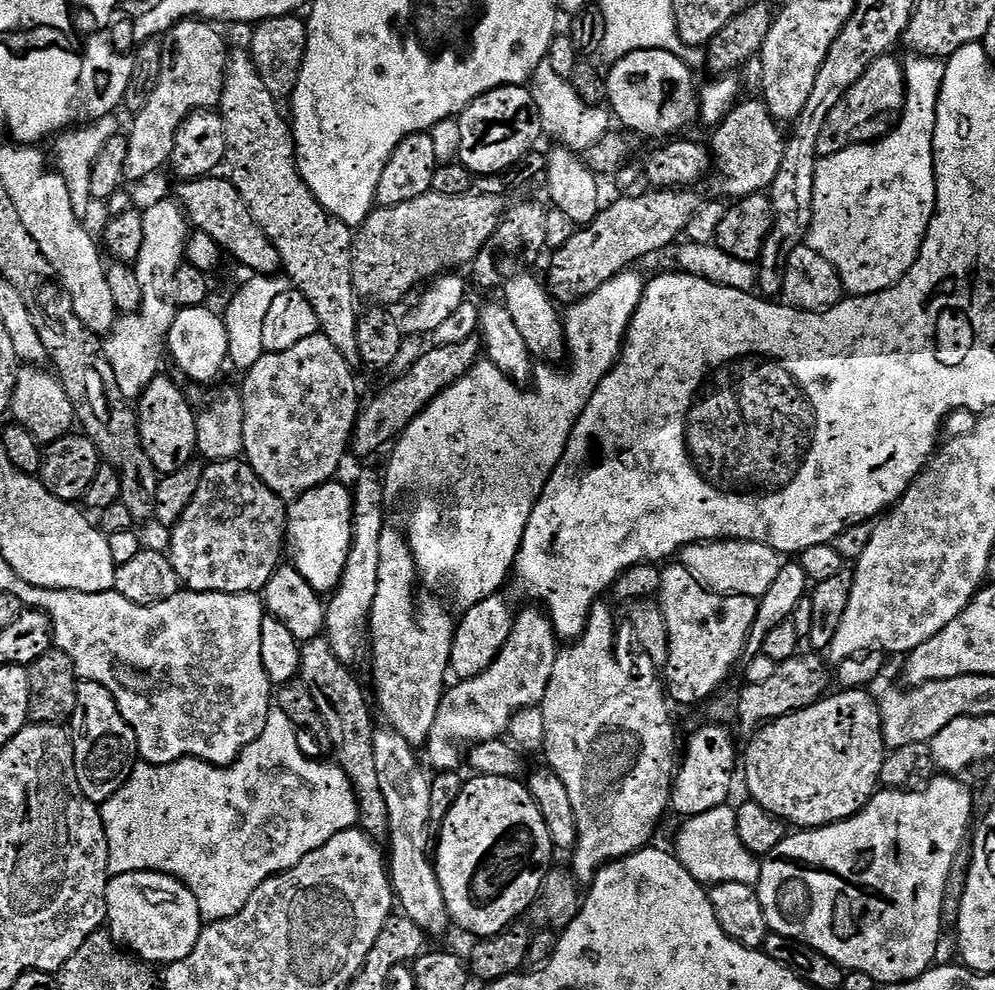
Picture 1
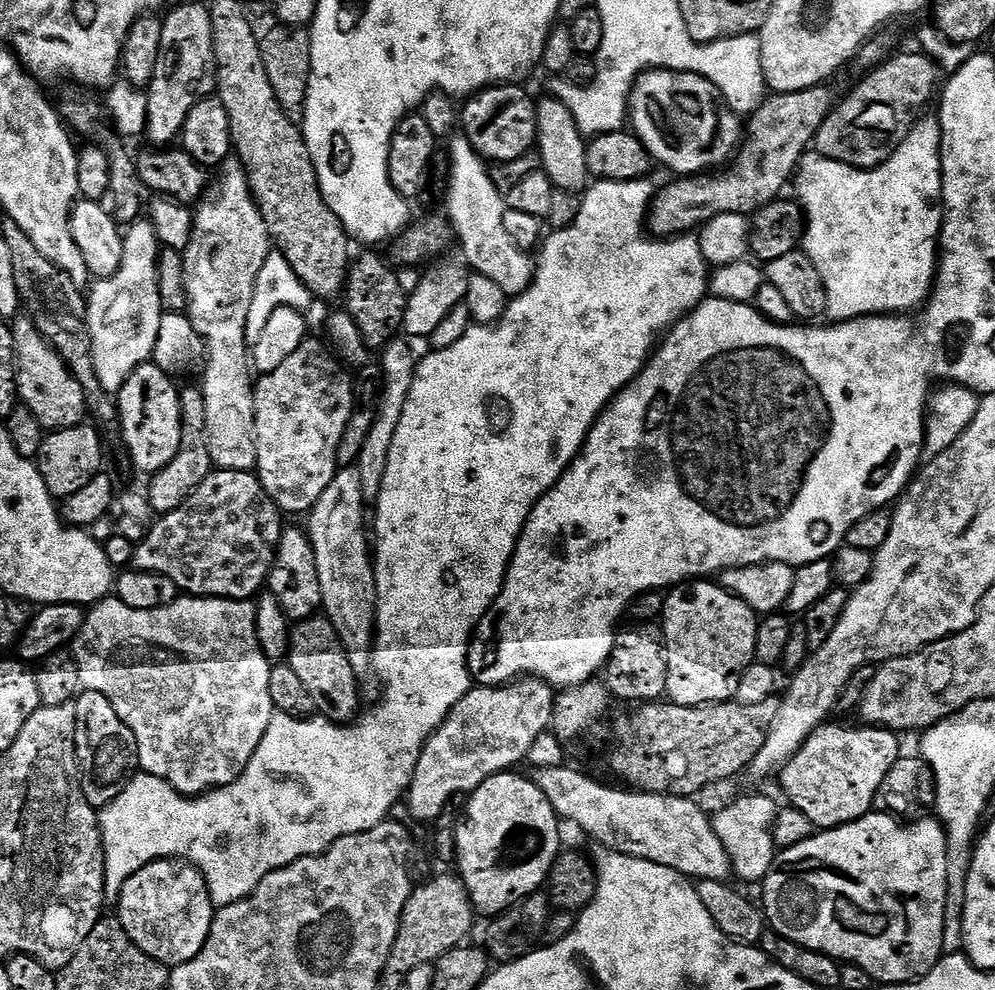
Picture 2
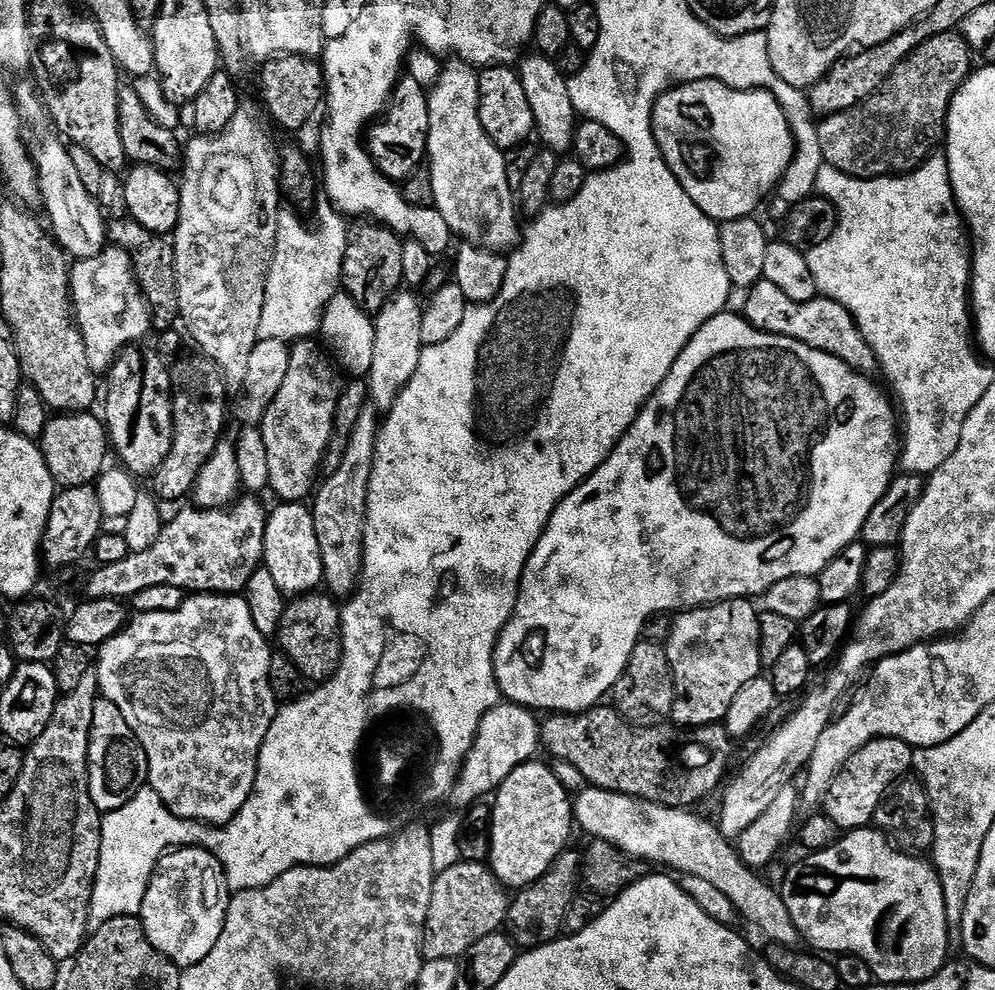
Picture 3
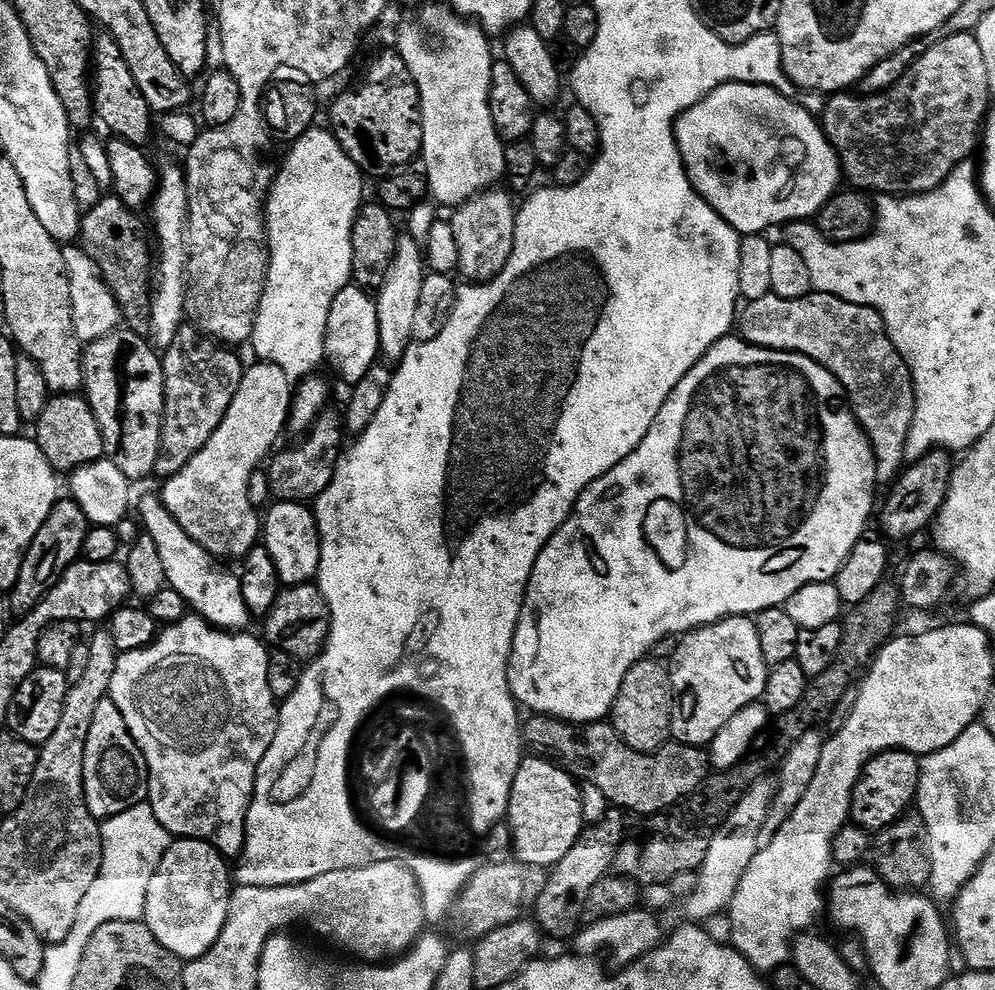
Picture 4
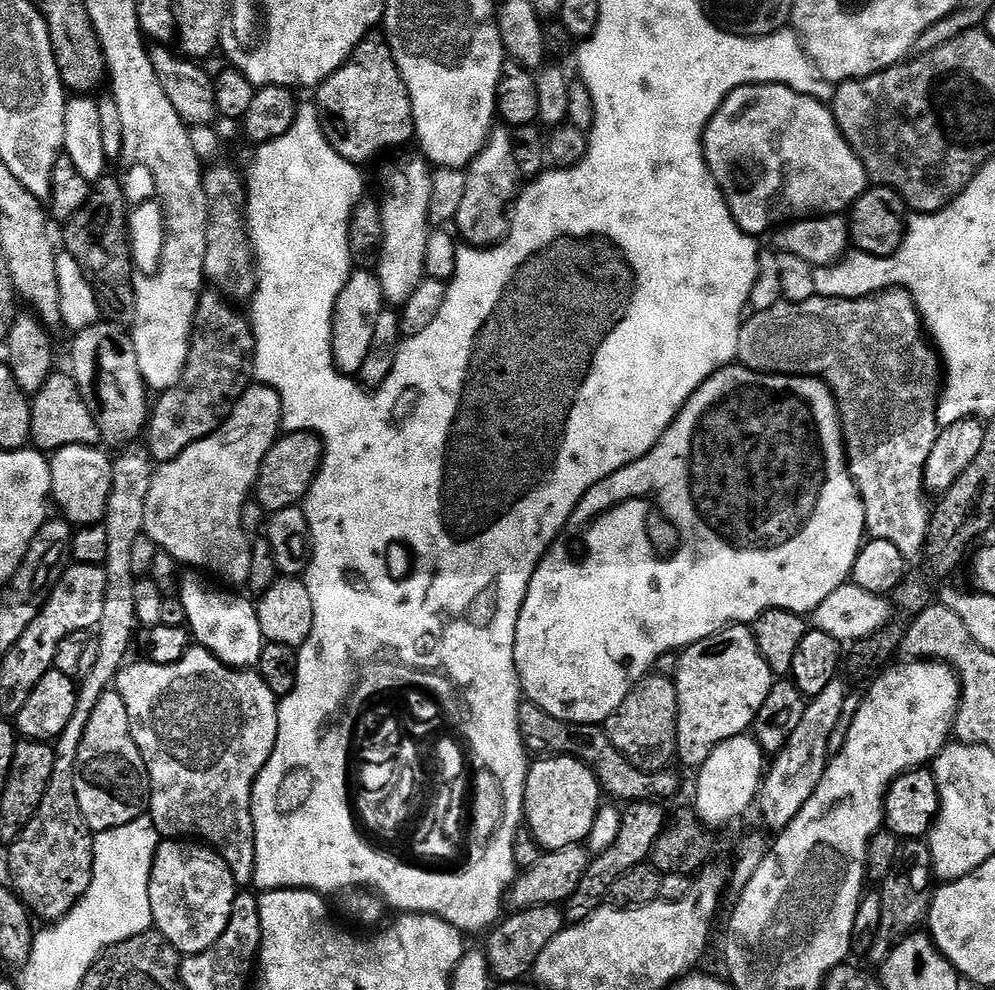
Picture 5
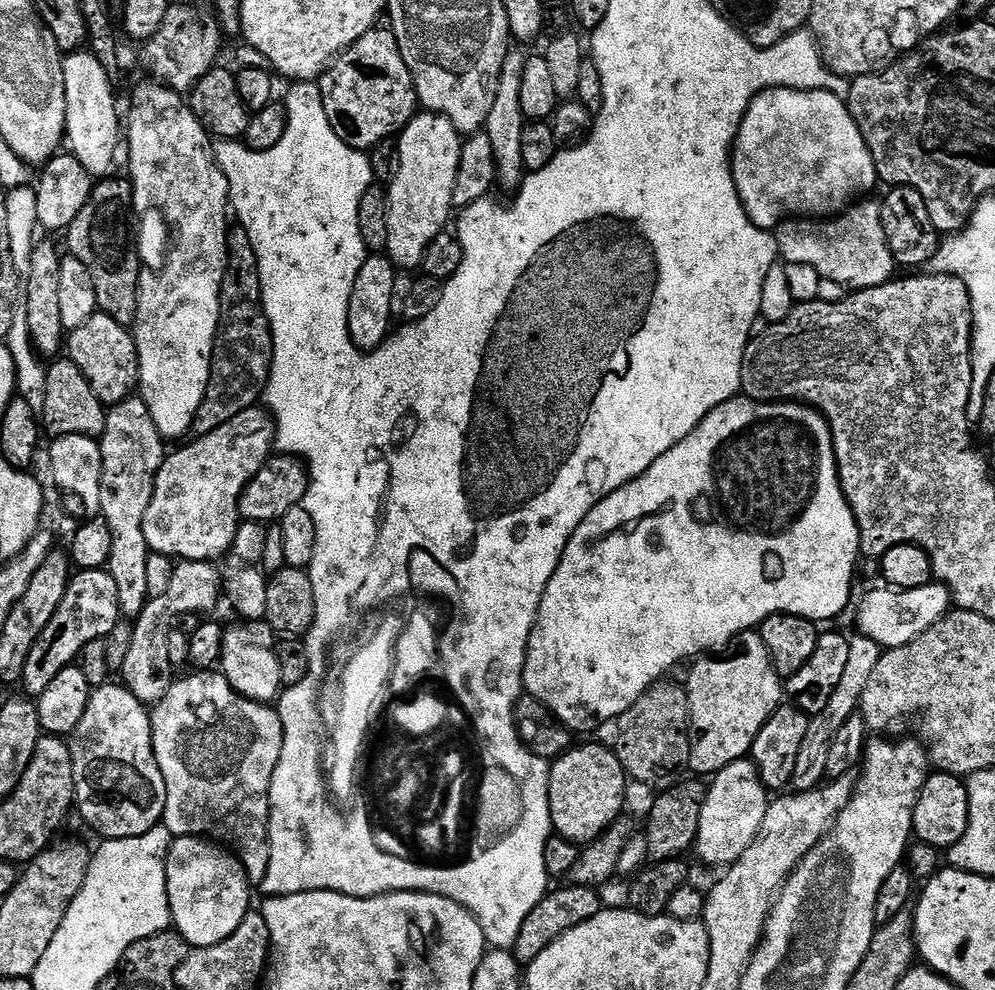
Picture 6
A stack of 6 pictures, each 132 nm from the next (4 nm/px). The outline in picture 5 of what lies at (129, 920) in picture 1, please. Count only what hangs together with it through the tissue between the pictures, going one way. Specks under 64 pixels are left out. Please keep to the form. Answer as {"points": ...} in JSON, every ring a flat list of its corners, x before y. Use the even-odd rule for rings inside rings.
{"points":[[172,838,165,839,161,843,156,851,156,861,152,863,152,877,148,883,146,903,152,911,155,931,166,937,175,946,177,952,184,956,196,956,199,952,204,952,210,946,214,946,218,938,222,938,232,917,232,907,238,895,238,885,235,874,220,855,213,854,204,846,187,848,184,844,187,843,177,842]]}

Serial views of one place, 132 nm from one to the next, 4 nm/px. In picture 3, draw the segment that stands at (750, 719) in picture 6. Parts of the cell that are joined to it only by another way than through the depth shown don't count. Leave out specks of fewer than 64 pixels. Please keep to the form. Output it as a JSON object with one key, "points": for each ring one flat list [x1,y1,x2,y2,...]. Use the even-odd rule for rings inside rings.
{"points":[[748,598,719,600,702,608,689,608,673,619,676,621,666,639,676,683,676,701,670,713,673,725,691,730,727,721,730,702,738,698,738,690,761,675,760,617,752,604]]}

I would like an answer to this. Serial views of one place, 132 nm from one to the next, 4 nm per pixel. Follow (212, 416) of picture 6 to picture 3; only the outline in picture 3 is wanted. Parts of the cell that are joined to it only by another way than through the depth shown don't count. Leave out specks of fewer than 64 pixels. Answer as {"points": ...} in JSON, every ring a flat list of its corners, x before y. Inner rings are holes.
{"points":[[195,354,189,360,177,359,171,365,172,373,172,445,166,462,158,466,151,477,150,488,160,502,173,502,183,496,191,497,196,491,198,474,214,454,224,432,224,419,228,416,229,385,215,360]]}

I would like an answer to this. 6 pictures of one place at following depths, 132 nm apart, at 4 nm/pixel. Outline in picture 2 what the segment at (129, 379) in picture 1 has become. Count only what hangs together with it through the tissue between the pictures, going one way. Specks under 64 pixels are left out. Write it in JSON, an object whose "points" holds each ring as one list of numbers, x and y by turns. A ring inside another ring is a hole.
{"points":[[141,218,127,225,123,237,122,266,112,276,97,279,88,292,86,323,92,339,94,370,101,389,109,394,119,394,130,374,152,360,158,326,165,316,158,282,162,245,152,221]]}

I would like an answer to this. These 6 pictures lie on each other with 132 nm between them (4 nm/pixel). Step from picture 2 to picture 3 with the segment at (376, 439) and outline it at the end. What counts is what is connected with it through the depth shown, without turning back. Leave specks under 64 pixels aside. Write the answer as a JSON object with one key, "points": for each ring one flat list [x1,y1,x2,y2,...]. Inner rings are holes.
{"points":[[401,290,389,301,388,305,375,313,374,323,374,362,366,377,366,387,370,404,380,414,387,414,395,406,396,399,404,387,414,378,418,362,422,358,425,346,422,342,422,314,424,308,407,290]]}

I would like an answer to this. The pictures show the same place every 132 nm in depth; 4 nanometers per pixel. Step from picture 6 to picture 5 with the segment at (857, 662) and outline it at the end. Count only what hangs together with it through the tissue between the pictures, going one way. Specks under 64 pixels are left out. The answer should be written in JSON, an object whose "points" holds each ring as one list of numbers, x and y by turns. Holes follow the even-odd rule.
{"points":[[843,679,832,680,822,694,813,697,802,714,801,725,794,730,790,742,783,751,777,753,773,766,769,767,764,780,761,781,760,795,757,797,757,809,765,822,775,830,782,830,801,812,802,806,813,796,818,782,828,767,829,742,832,732,843,721,846,706,846,688]]}

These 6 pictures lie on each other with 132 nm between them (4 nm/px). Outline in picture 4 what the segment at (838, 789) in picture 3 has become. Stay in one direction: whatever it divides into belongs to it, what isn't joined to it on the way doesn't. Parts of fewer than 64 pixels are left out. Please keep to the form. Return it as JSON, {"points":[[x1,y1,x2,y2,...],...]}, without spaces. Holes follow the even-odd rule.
{"points":[[893,750,873,757,866,771,856,784,852,815,855,823,867,828,869,833,879,834,895,824,917,803,920,790,920,760,912,752]]}

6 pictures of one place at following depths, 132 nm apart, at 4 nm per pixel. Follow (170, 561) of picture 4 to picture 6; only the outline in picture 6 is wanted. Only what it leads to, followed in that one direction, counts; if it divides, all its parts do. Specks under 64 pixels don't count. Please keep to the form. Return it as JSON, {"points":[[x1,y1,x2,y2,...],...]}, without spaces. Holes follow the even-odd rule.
{"points":[[236,622,233,628,225,627,223,629,223,640,221,642,219,667,222,669,224,676,234,686,238,694,242,694,251,700,261,702,272,702,279,697,282,691,280,683,280,667,278,666,278,636,272,631,272,627,266,622]]}

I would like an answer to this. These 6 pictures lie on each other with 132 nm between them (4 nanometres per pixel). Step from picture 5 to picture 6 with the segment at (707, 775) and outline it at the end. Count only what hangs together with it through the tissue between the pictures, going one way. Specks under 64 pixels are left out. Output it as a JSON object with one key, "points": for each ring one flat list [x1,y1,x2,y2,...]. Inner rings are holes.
{"points":[[751,759,736,760,711,777,706,788,702,814,698,822,698,834,694,852,708,864,732,865,742,854,766,815,770,803,769,789,765,788]]}

